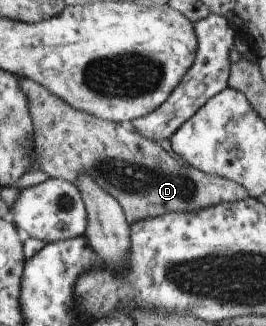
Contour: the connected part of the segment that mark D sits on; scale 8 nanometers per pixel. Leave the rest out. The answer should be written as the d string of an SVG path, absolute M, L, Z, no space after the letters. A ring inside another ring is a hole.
M20 78L17 81L27 98L27 107L33 122L33 142L40 170L52 178L69 180L76 186L80 175L84 173L92 175L97 183L120 203L129 223L167 212L196 212L208 205L230 204L250 197L241 184L226 177L206 174L183 160L176 161L176 158L162 148L161 144L141 137L125 124L107 121L72 108L65 100L58 98L32 79Z

